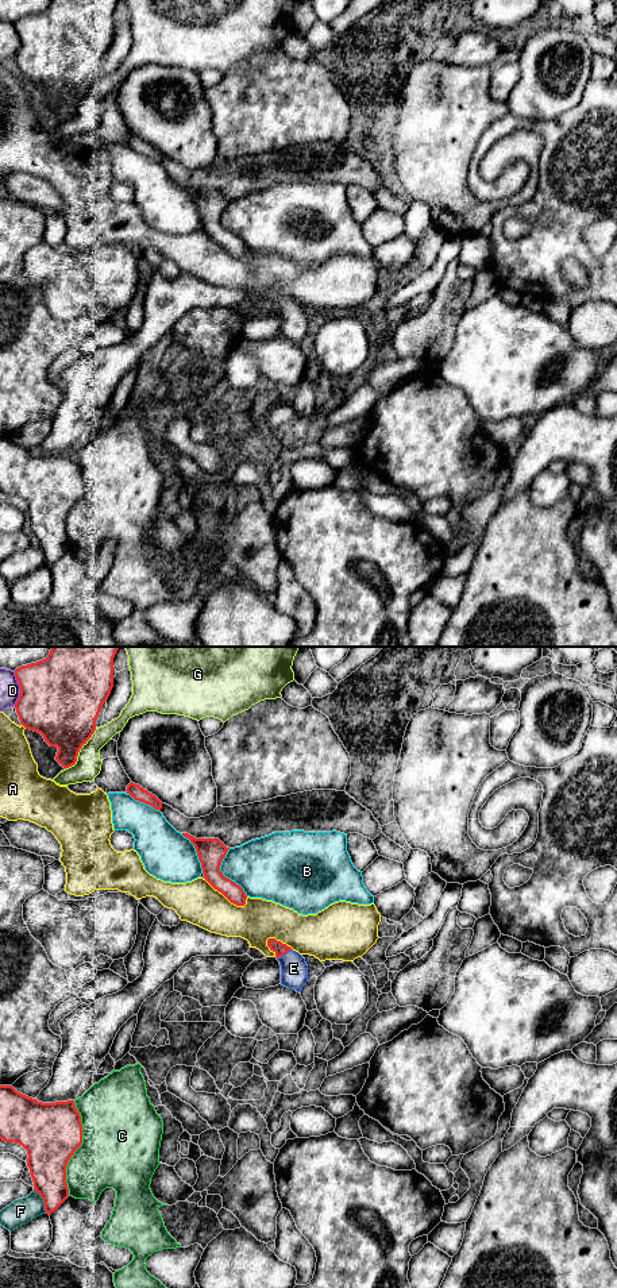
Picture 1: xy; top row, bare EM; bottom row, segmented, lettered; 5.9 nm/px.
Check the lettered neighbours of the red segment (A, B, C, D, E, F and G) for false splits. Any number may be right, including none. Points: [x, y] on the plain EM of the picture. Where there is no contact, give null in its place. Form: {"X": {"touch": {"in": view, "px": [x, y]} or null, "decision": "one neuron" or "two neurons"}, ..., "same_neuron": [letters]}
{"A": {"touch": {"in": "xy", "px": [226, 249]}, "decision": "two neurons"}, "B": {"touch": {"in": "xy", "px": [222, 226]}, "decision": "two neurons"}, "C": {"touch": {"in": "xy", "px": [78, 498]}, "decision": "two neurons"}, "D": {"touch": {"in": "xy", "px": [20, 41]}, "decision": "two neurons"}, "E": {"touch": {"in": "xy", "px": [284, 305]}, "decision": "one neuron"}, "F": {"touch": {"in": "xy", "px": [43, 552]}, "decision": "two neurons"}, "G": {"touch": {"in": "xy", "px": [80, 100]}, "decision": "two neurons"}, "same_neuron": ["E"]}

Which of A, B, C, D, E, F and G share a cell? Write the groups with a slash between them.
A / B / C / D / E / F / G

